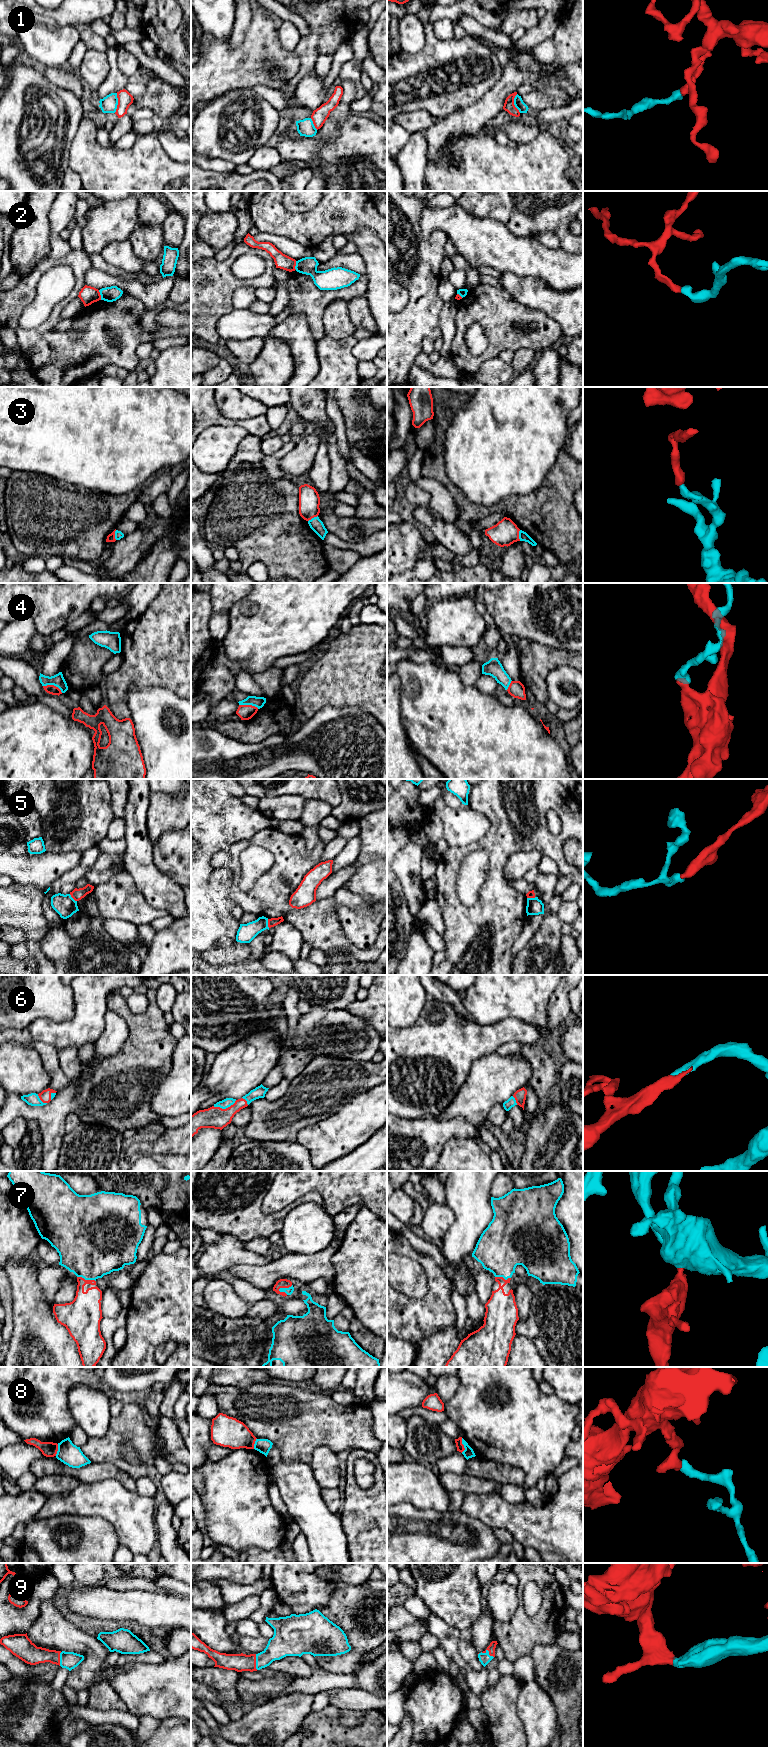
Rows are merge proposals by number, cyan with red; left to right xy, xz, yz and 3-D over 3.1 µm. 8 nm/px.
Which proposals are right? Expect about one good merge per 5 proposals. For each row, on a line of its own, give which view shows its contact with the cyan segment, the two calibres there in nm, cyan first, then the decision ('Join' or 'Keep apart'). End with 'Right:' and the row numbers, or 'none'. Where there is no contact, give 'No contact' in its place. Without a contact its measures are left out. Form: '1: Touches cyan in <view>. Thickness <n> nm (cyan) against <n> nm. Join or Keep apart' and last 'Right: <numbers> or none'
1: Touches cyan in xy. Thickness 140 nm (cyan) against 120 nm. Keep apart
2: Touches cyan in xy. Thickness 120 nm (cyan) against 140 nm. Keep apart
3: Touches cyan in yz. Thickness 80 nm (cyan) against 200 nm. Keep apart
4: Touches cyan in xy. Thickness 100 nm (cyan) against 80 nm. Keep apart
5: Touches cyan in xz. Thickness 150 nm (cyan) against 70 nm. Keep apart
6: Touches cyan in xz. Thickness 70 nm (cyan) against 180 nm. Join
7: Touches cyan in xz. Thickness 60 nm (cyan) against 80 nm. Join
8: Touches cyan in yz. Thickness 80 nm (cyan) against 60 nm. Keep apart
9: Touches cyan in yz. Thickness 90 nm (cyan) against 60 nm. Join
Right: 6, 7, 9

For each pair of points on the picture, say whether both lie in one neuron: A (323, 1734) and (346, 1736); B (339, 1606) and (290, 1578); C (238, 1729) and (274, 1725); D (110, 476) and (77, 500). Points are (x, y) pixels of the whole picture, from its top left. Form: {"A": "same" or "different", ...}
{"A": "same", "B": "different", "C": "same", "D": "different"}

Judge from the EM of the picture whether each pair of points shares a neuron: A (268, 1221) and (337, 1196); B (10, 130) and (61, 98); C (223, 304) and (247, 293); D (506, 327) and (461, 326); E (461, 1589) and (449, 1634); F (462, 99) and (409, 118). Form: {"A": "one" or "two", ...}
{"A": "two", "B": "one", "C": "two", "D": "one", "E": "two", "F": "two"}

